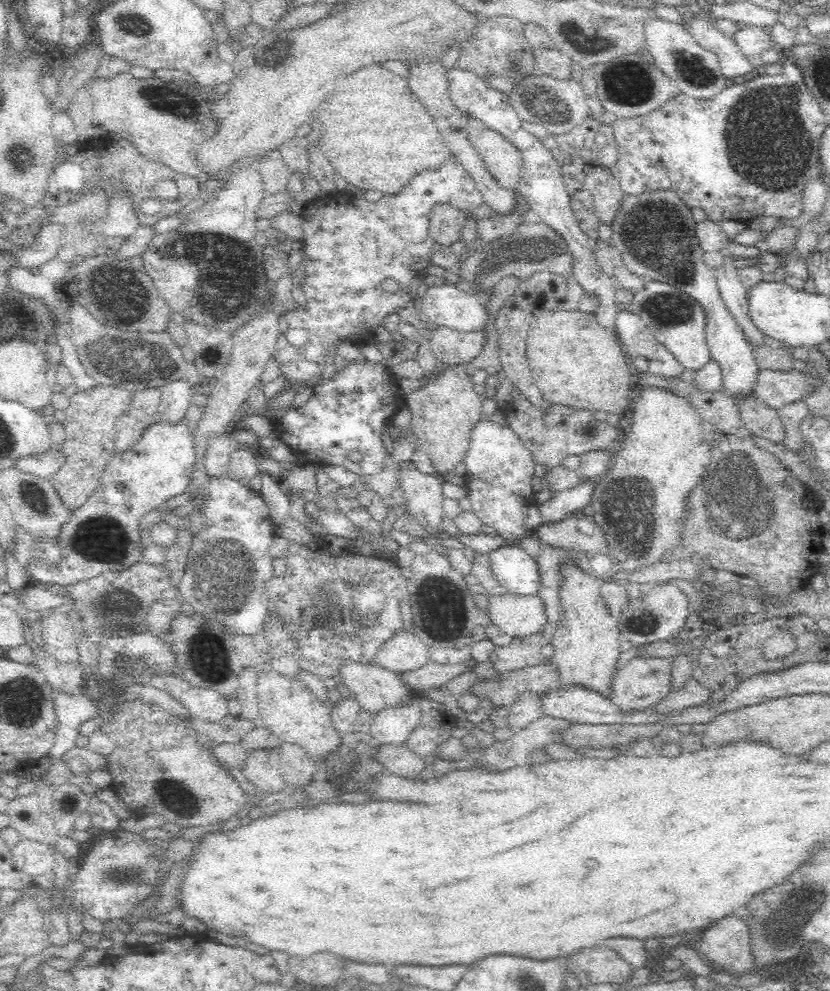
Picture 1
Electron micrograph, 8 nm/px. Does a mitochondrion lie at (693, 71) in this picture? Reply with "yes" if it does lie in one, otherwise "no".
yes

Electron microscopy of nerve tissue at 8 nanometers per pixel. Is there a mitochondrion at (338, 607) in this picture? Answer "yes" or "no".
yes

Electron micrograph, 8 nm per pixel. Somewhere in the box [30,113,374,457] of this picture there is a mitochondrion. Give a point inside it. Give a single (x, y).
(129, 359)

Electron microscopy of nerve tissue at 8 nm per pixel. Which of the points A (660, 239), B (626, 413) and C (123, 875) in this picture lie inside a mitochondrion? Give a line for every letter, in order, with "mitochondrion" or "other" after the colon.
A: mitochondrion
B: other
C: mitochondrion

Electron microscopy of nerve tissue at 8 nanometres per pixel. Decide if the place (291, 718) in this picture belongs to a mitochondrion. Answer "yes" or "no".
no

